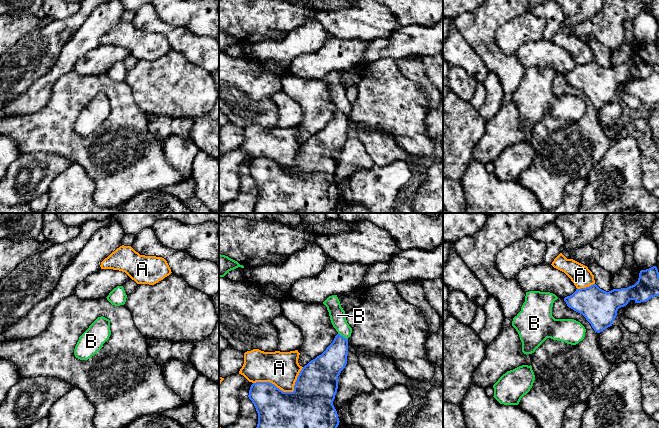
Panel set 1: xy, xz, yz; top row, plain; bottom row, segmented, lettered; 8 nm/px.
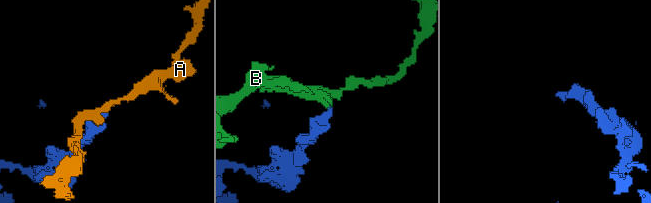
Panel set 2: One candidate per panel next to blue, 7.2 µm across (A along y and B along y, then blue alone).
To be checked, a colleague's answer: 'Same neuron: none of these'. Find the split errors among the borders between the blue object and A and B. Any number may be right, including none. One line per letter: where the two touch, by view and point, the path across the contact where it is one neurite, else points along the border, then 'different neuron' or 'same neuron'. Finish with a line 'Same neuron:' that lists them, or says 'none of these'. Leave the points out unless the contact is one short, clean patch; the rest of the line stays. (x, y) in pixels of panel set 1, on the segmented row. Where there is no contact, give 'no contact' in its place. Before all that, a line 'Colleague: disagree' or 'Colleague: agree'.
Colleague: agree
A: meets blue in xz at (284, 392); different neuron
B: meets blue in xz at (342, 336); border along xz (338, 333), (347, 339); different neuron
Same neuron: none of these

